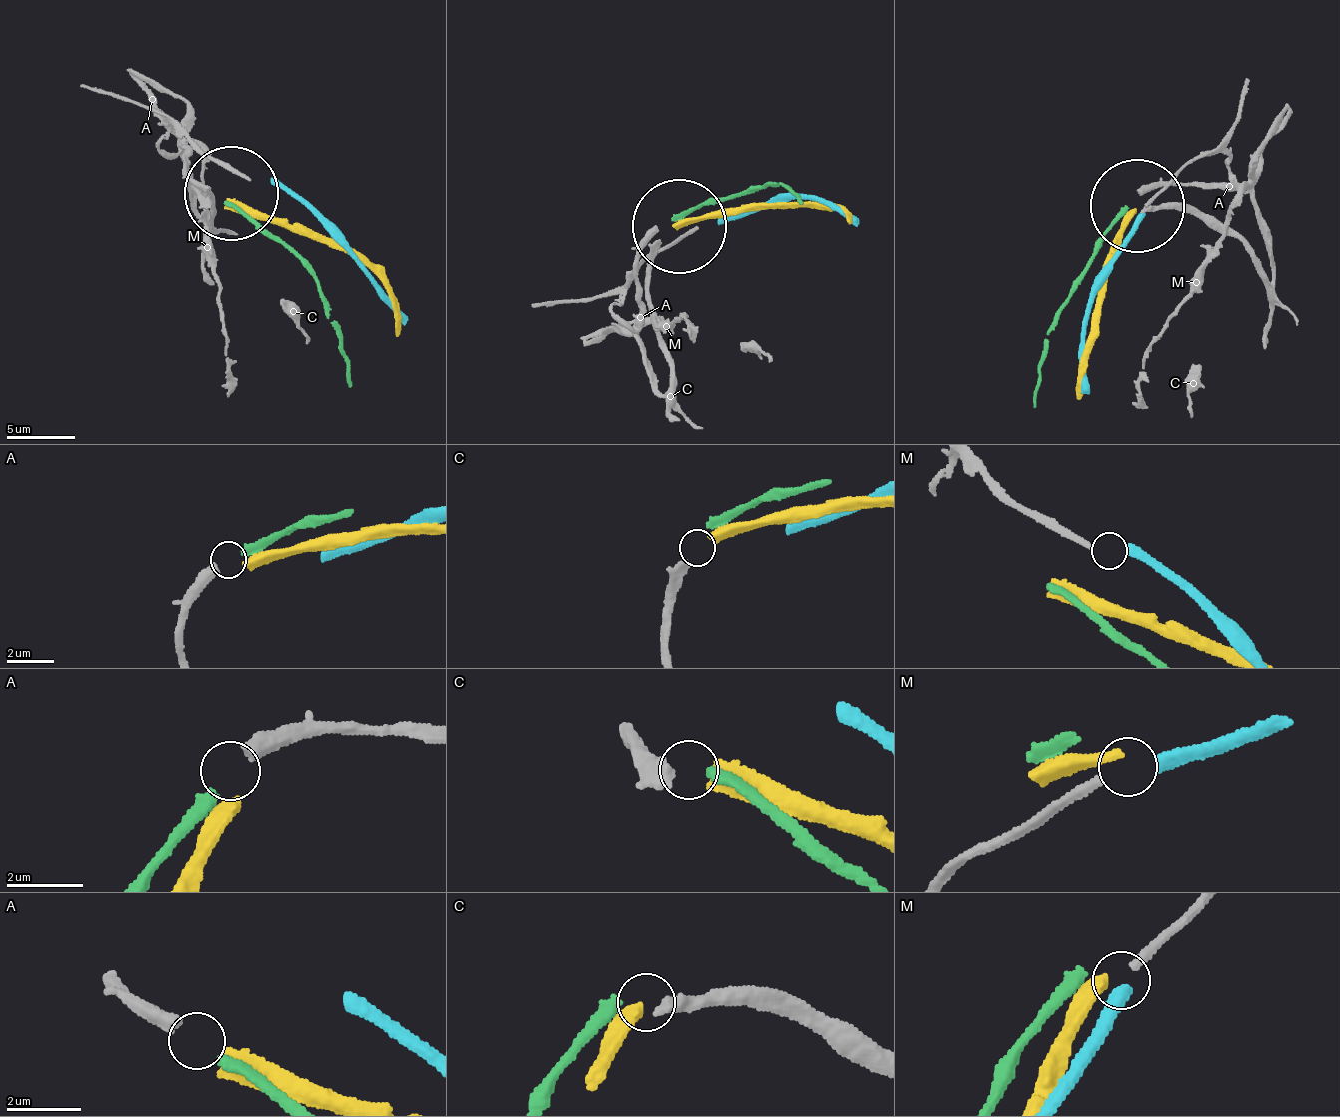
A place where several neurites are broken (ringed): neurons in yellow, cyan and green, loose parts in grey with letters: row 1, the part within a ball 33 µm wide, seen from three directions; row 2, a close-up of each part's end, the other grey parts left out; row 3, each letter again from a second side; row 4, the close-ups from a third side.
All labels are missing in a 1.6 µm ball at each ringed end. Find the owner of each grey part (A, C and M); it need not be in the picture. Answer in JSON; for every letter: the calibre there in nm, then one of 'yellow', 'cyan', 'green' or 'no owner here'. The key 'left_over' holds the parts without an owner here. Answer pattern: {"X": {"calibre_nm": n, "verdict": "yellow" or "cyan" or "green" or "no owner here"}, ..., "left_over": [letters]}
{"A": {"calibre_nm": 420, "verdict": "green"}, "C": {"calibre_nm": 480, "verdict": "yellow"}, "M": {"calibre_nm": 240, "verdict": "no owner here"}, "left_over": ["M"]}

